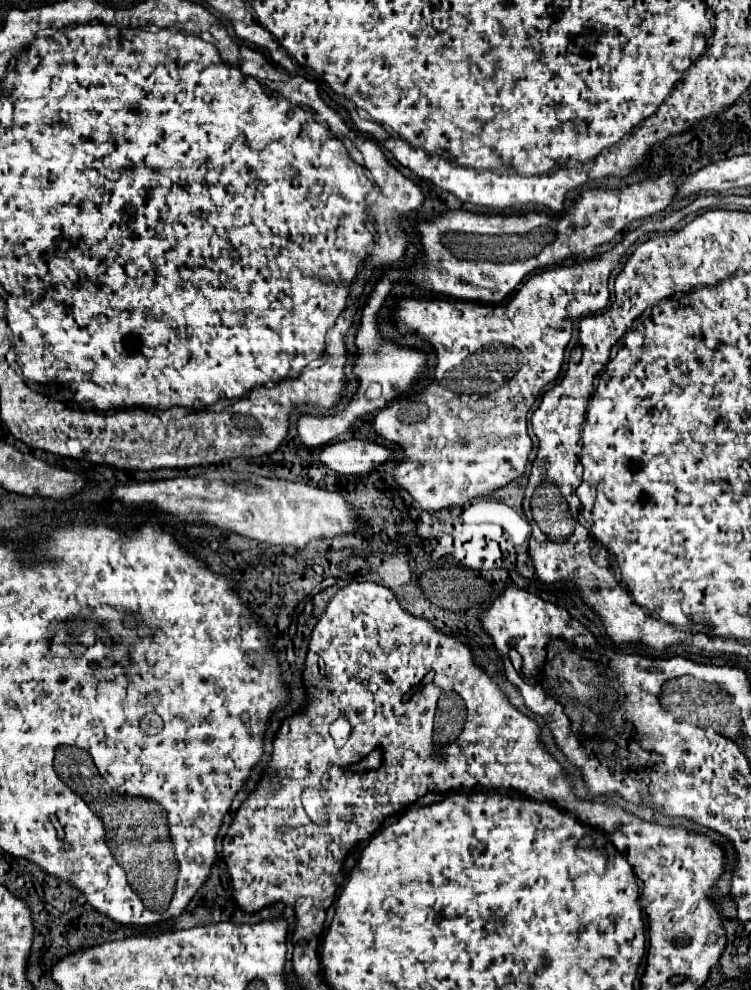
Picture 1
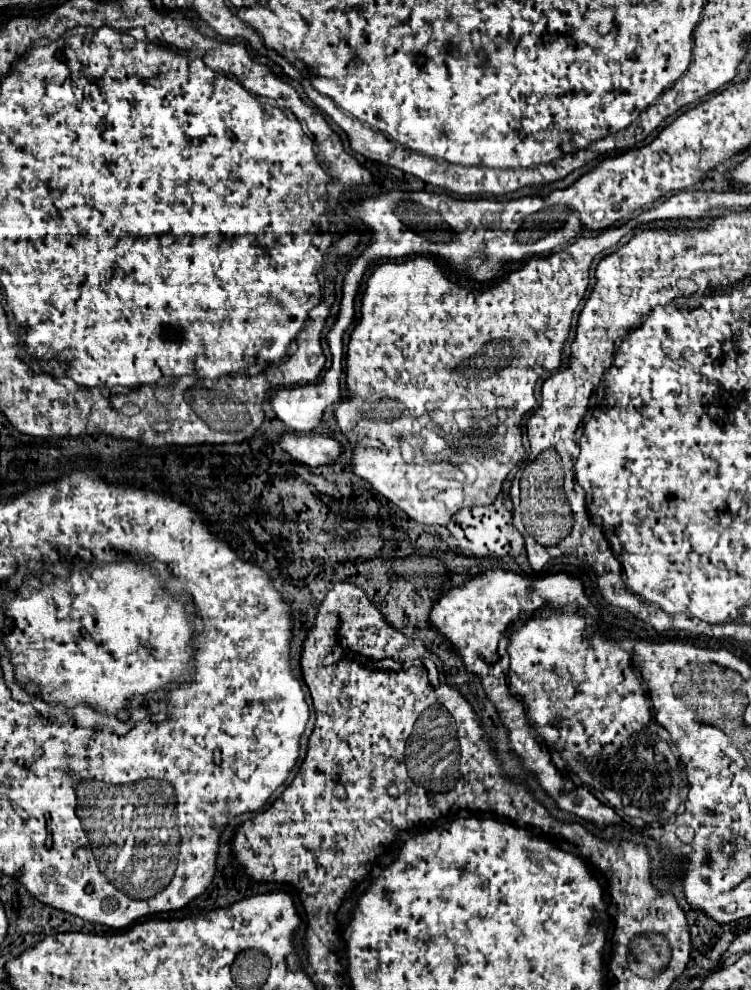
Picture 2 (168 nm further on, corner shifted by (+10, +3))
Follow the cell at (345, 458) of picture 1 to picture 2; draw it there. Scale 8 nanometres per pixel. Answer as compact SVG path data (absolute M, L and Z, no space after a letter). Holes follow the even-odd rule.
M284 434L280 438L282 448L292 454L298 462L306 466L324 466L332 464L342 456L342 444L330 436L298 436L298 434Z

